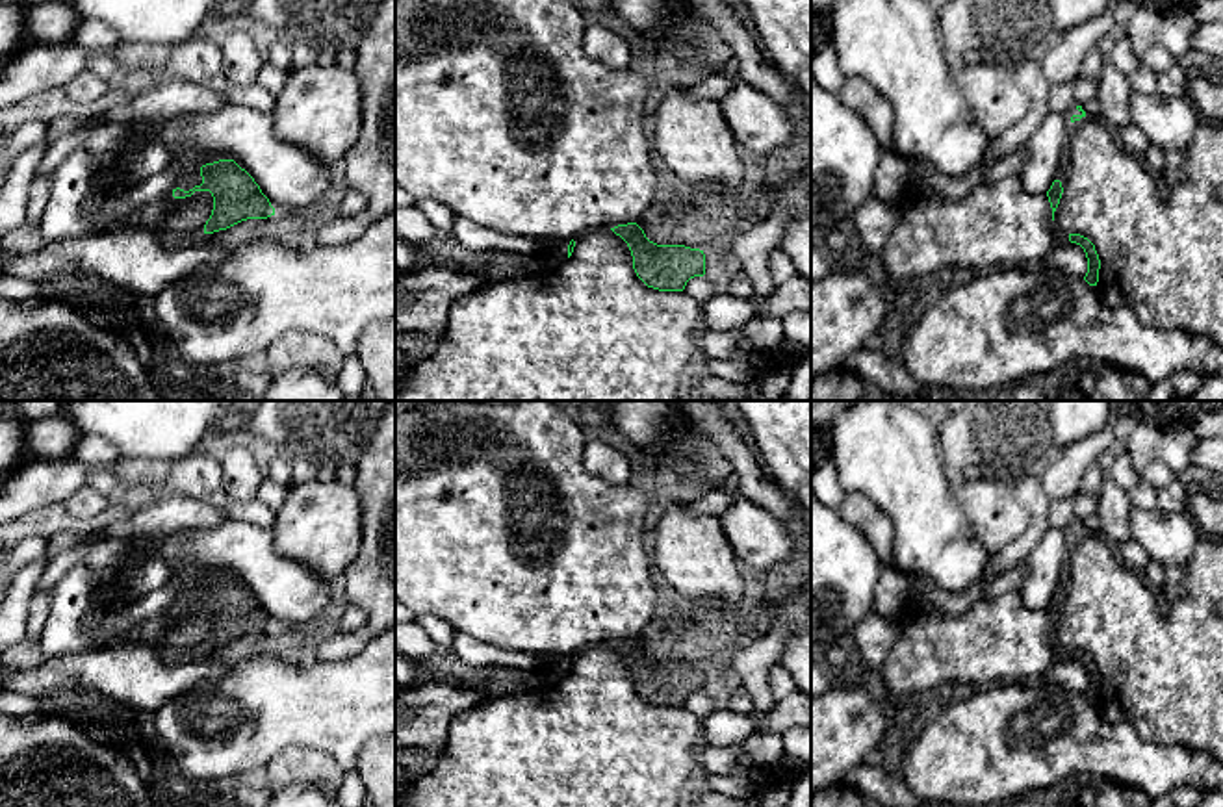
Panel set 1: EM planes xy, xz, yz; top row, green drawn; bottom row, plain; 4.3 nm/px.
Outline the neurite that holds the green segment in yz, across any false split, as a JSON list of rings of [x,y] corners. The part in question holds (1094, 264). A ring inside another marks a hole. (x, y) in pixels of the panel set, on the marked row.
[[[1069,234],[1069,241],[1071,243],[1076,243],[1084,249],[1086,252],[1086,258],[1088,258],[1088,273],[1084,276],[1084,280],[1089,284],[1089,286],[1097,286],[1099,282],[1099,269],[1101,269],[1101,260],[1099,260],[1099,254],[1095,250],[1095,245],[1080,236],[1080,234]]]

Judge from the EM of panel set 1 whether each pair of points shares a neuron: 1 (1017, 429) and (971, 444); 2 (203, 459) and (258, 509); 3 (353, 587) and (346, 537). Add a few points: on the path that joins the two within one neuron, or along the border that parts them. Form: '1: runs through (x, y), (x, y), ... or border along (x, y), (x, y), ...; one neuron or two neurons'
1: runs through (1006, 431), (982, 433); one neuron
2: runs through (203, 477), (229, 507), (240, 509); one neuron
3: border along (360, 520), (360, 548), (338, 579); two neurons

